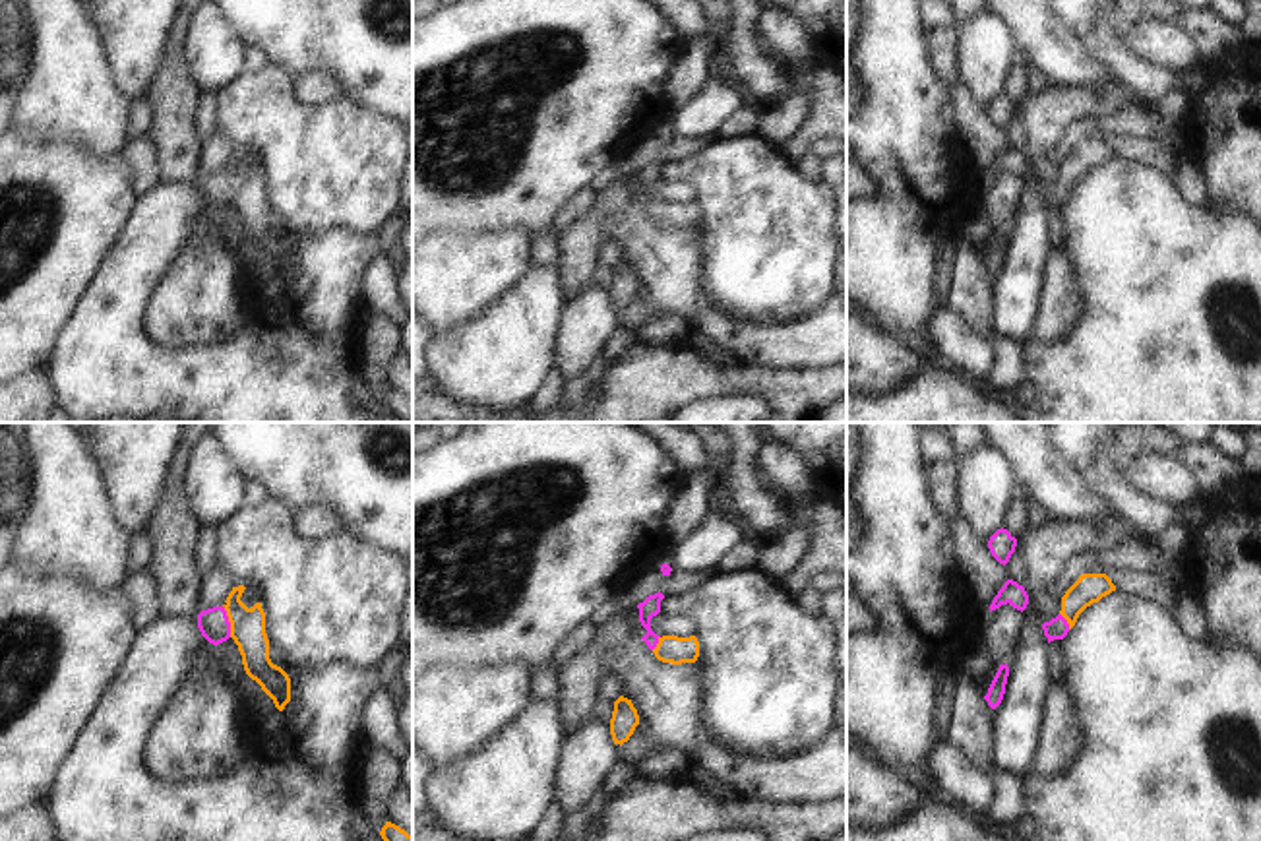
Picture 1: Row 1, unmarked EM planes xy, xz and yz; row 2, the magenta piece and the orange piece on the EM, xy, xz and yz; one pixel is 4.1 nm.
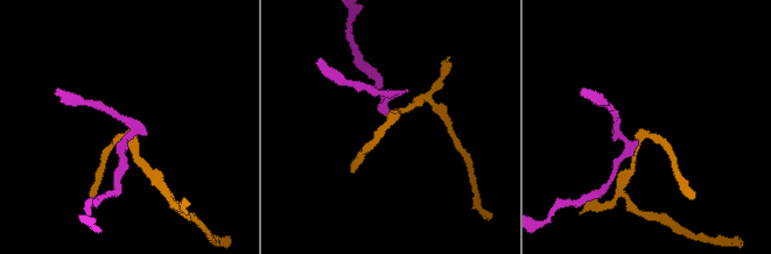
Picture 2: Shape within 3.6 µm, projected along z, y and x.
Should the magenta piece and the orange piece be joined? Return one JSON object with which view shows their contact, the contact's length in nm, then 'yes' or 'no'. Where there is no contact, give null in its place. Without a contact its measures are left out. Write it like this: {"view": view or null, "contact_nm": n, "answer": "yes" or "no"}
{"view": "xy", "contact_nm": 140, "answer": "yes"}

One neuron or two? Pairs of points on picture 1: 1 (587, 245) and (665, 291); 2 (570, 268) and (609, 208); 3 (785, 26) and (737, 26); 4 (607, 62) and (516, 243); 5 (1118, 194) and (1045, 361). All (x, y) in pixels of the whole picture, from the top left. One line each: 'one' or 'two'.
1: two
2: one
3: two
4: two
5: one

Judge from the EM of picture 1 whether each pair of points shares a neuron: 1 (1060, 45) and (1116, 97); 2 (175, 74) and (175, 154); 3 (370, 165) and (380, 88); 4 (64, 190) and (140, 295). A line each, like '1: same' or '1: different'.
1: same
2: same
3: different
4: different

